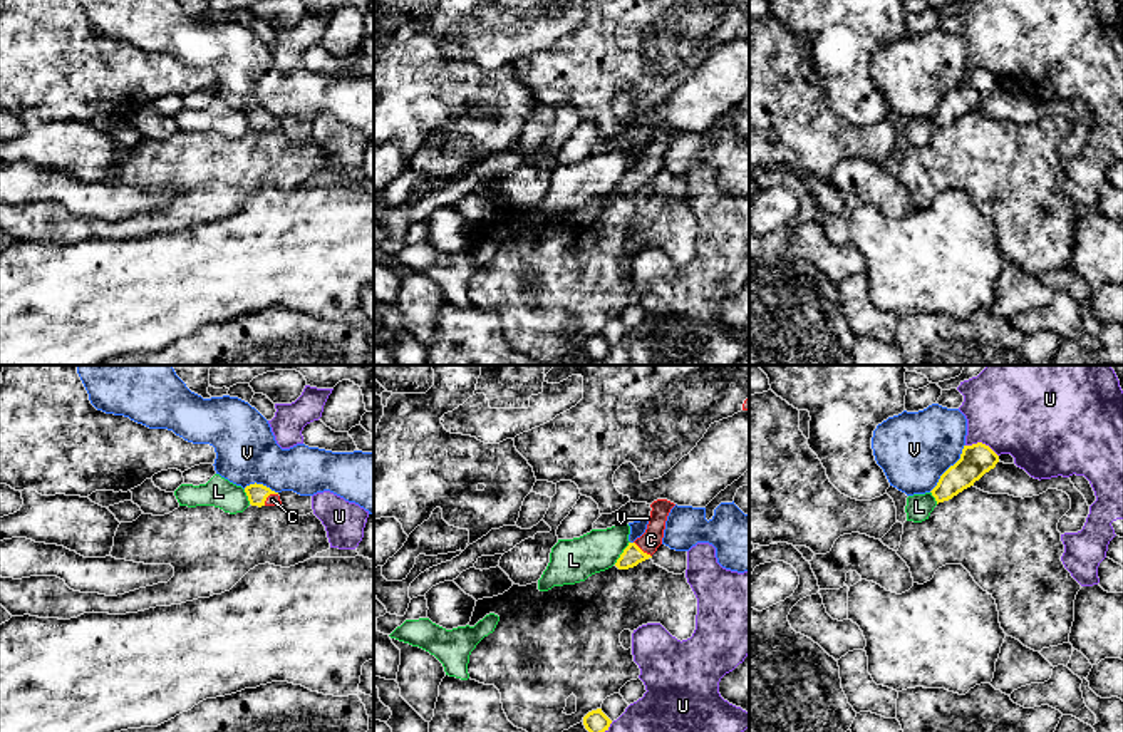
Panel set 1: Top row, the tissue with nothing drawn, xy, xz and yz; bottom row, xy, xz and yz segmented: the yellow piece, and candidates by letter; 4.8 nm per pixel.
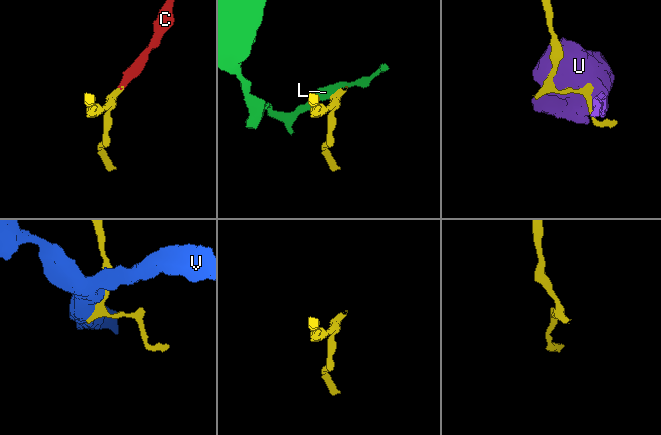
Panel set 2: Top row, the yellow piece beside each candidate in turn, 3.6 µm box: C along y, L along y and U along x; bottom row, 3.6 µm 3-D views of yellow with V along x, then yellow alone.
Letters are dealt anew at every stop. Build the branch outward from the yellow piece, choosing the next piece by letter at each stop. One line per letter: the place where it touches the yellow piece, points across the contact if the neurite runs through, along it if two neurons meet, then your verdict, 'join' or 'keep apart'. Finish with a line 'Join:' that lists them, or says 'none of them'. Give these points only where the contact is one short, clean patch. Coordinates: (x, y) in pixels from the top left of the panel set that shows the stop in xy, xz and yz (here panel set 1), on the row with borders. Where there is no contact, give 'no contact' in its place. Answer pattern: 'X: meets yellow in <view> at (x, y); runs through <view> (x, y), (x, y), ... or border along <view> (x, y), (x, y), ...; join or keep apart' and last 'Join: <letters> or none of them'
C: meets yellow in xz at (641, 550); runs through xz (632, 555), (641, 550), (651, 540); join
L: meets yellow in xz at (622, 553); border along xz (629, 541), (614, 563); keep apart
U: meets yellow in yz at (981, 443); keep apart
V: meets yellow in yz at (949, 468); keep apart
Join: C

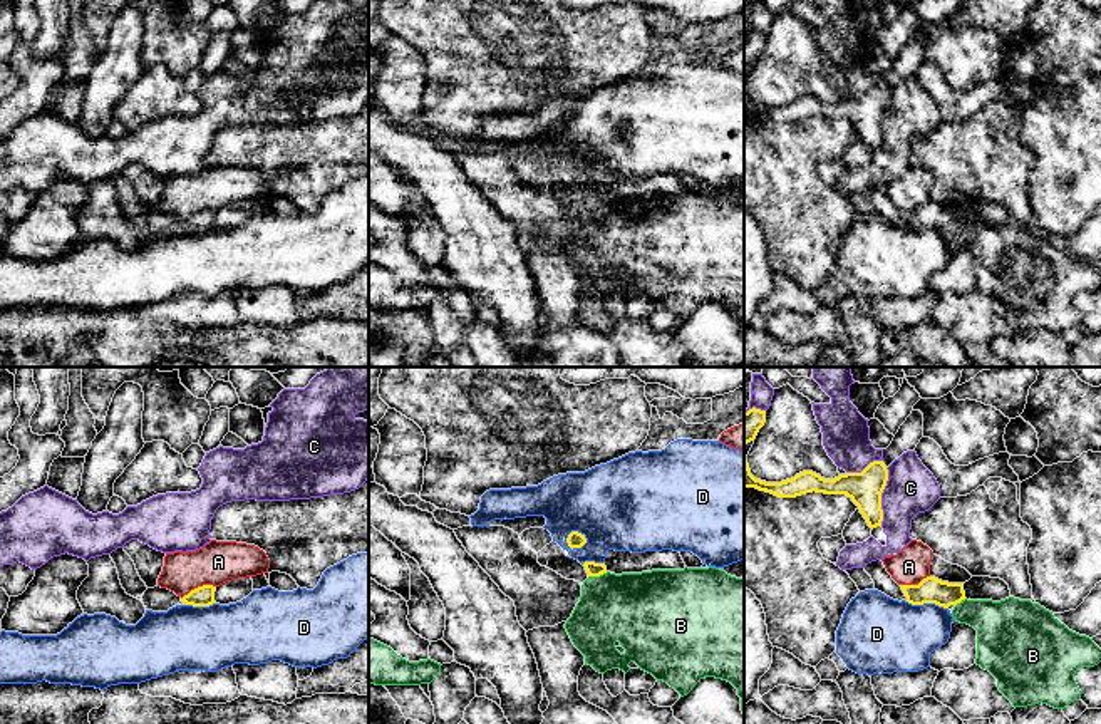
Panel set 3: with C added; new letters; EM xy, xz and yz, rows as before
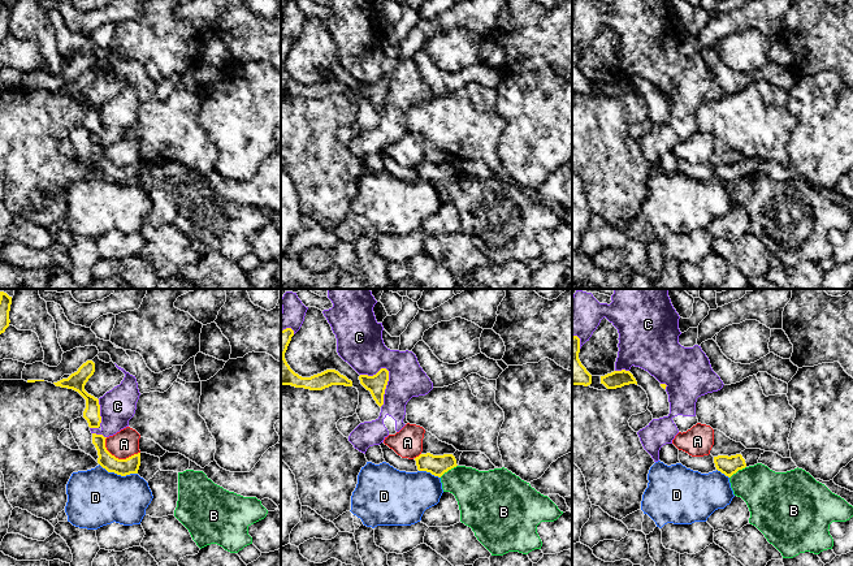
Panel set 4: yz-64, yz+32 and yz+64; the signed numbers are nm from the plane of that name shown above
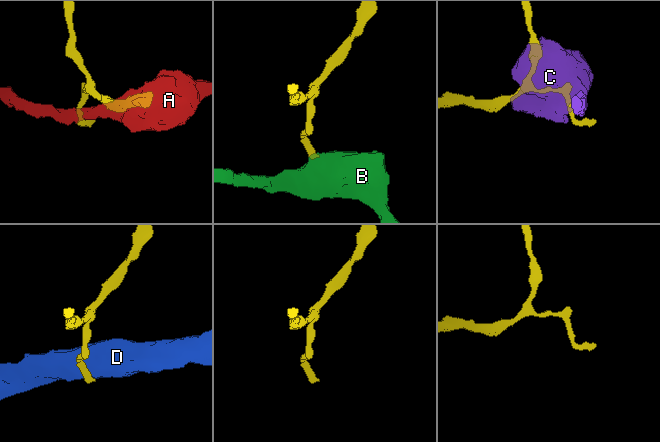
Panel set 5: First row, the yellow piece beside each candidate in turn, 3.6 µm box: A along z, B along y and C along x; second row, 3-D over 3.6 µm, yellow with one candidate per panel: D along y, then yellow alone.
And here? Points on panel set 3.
A: meets yellow in xy at (198, 587); border along xy (215, 585), (198, 585), (181, 599); keep apart
B: meets yellow in xz at (597, 575); border along xz (607, 572), (589, 577); keep apart
C: meets yellow in yz at (880, 496); keep apart
D: meets yellow in xz at (577, 532); border along xz (565, 538), (572, 532), (578, 532), (587, 542); keep apart
Join: none of them

